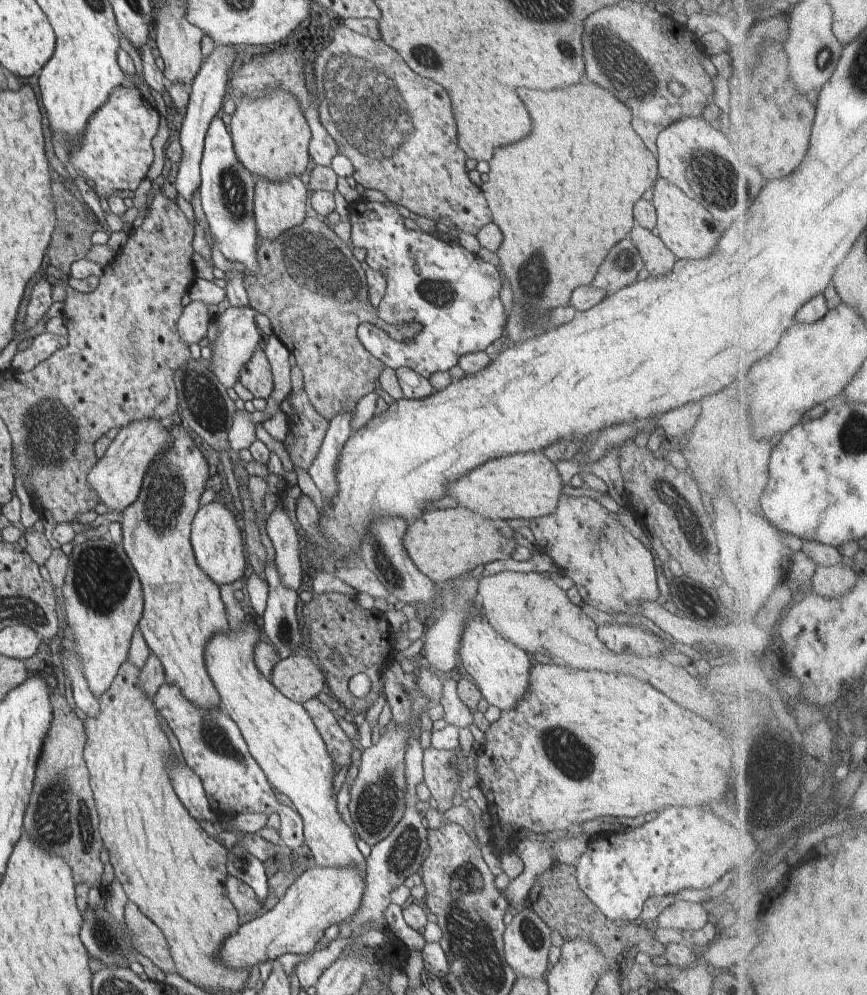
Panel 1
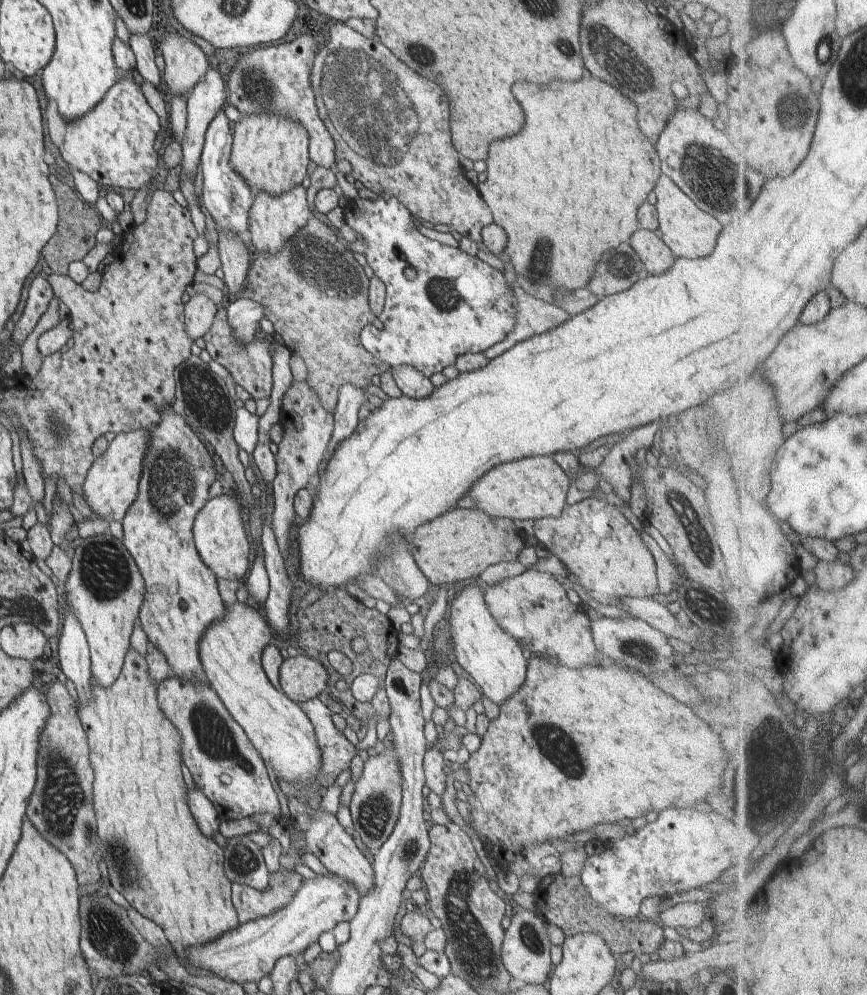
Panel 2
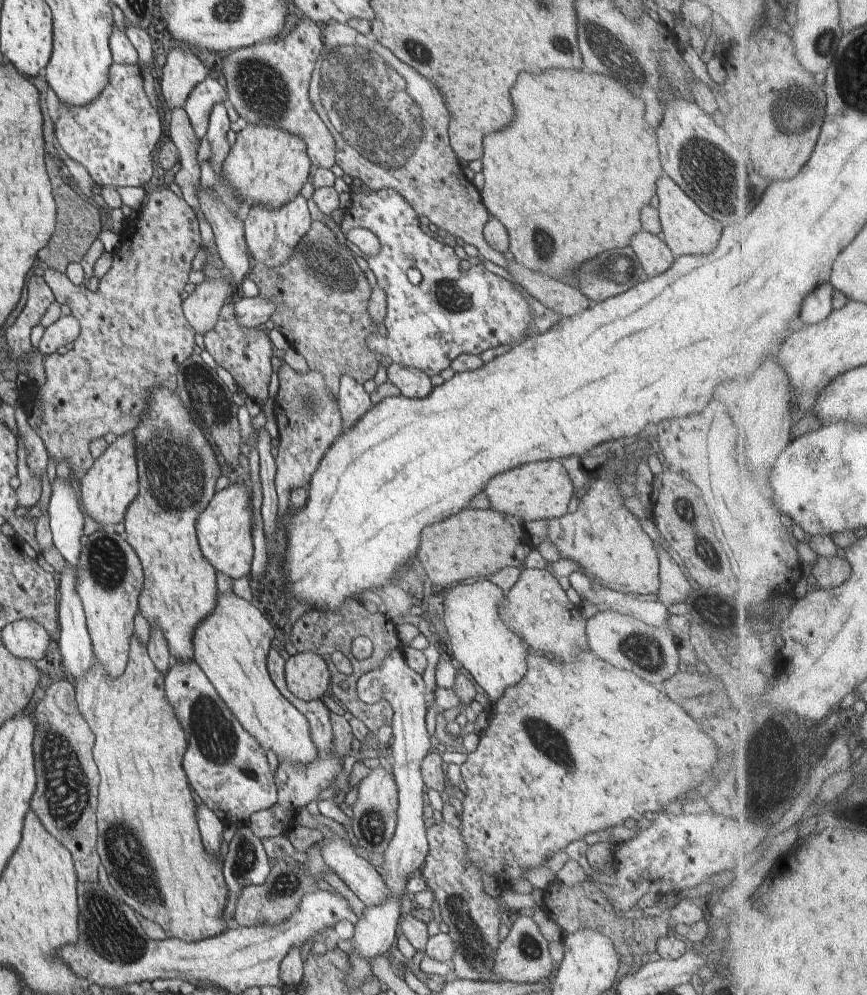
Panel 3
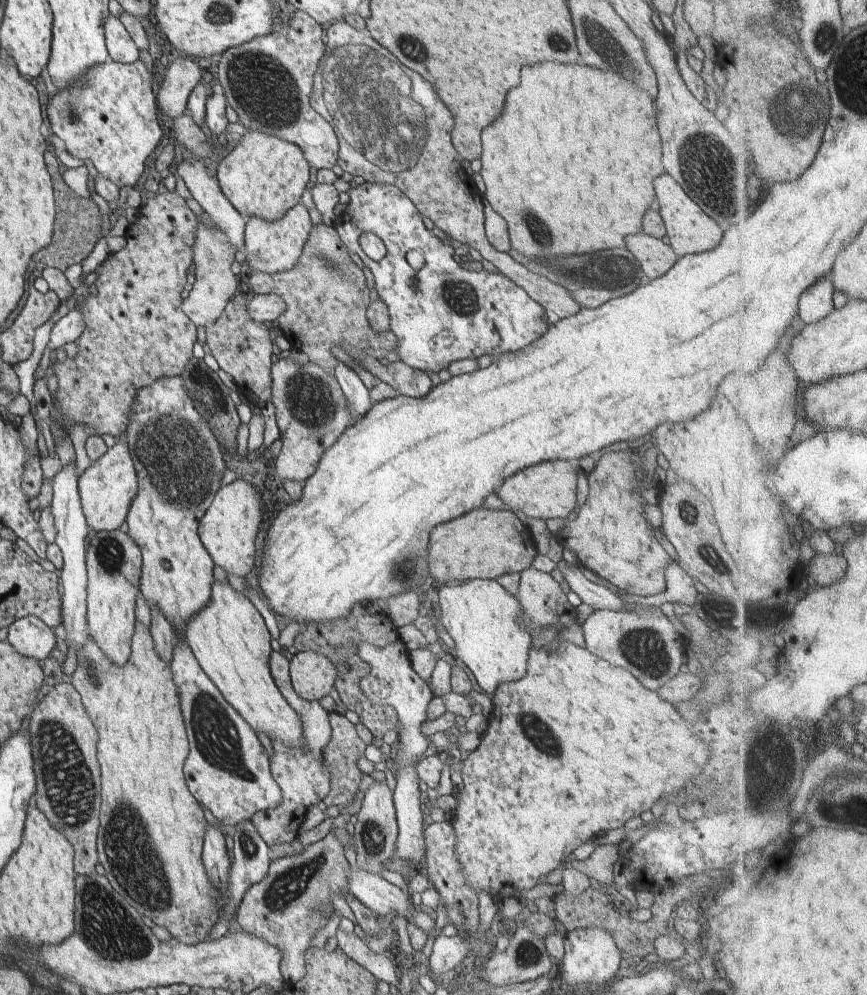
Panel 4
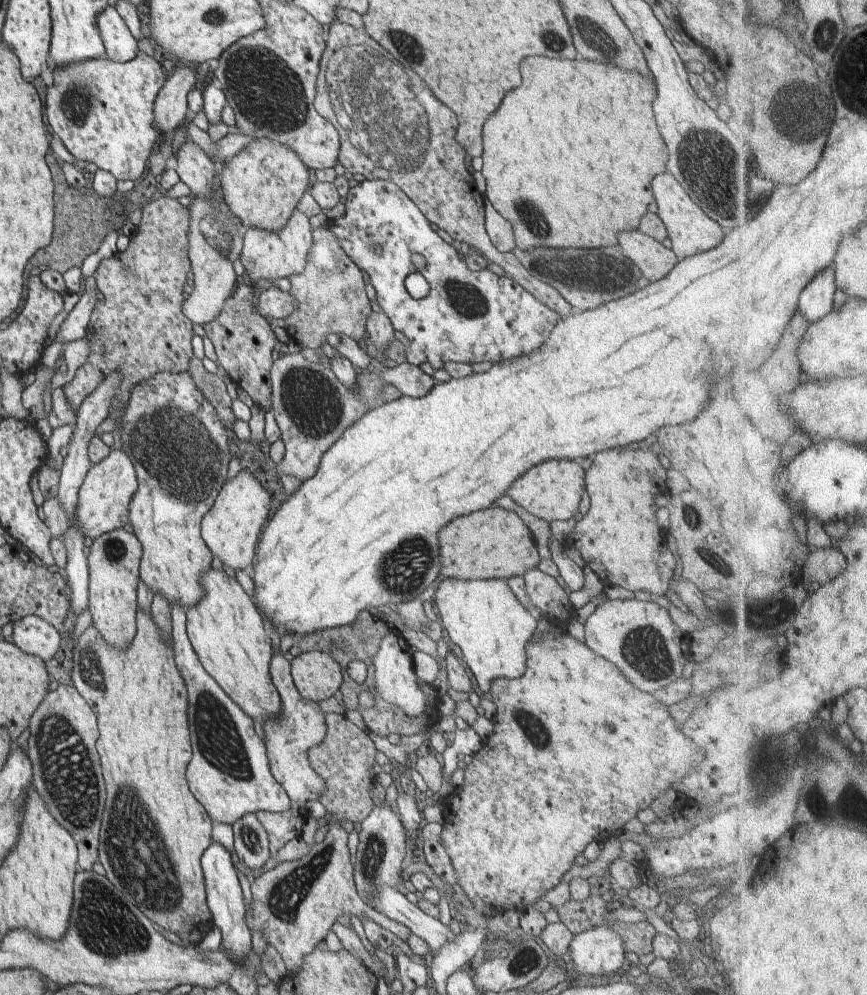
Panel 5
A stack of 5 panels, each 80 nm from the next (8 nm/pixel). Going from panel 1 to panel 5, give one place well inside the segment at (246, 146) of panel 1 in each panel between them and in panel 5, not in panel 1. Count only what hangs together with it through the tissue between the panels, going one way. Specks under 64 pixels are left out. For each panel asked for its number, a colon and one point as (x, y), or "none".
2: (271, 153)
3: (267, 166)
4: (263, 176)
5: (262, 185)

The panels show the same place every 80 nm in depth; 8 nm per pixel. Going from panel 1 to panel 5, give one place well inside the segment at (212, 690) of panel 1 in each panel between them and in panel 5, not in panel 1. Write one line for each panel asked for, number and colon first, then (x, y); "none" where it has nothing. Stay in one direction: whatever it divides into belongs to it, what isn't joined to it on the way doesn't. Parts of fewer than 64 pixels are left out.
2: (181, 599)
3: (177, 468)
4: (179, 465)
5: (178, 445)

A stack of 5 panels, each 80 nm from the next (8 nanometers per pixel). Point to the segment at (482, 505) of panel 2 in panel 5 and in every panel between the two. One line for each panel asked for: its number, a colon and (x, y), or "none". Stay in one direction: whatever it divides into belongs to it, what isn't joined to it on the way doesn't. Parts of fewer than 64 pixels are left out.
3: (540, 490)
4: (545, 490)
5: (552, 490)

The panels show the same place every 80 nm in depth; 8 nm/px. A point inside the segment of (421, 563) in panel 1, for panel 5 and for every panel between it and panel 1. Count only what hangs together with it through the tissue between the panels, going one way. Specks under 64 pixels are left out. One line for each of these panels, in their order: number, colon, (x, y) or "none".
2: (461, 544)
3: (475, 542)
4: (484, 544)
5: (496, 543)

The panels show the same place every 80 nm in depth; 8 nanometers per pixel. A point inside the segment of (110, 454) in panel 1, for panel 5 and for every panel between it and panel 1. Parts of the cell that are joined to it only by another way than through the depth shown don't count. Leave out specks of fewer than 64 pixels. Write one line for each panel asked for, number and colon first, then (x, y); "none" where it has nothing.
2: (111, 485)
3: (108, 487)
4: (107, 487)
5: (103, 500)

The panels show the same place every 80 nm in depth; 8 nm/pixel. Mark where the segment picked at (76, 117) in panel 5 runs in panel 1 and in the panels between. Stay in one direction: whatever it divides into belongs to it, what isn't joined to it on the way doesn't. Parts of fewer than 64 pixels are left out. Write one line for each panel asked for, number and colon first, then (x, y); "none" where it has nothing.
1: (115, 153)
2: (113, 143)
3: (114, 136)
4: (110, 117)

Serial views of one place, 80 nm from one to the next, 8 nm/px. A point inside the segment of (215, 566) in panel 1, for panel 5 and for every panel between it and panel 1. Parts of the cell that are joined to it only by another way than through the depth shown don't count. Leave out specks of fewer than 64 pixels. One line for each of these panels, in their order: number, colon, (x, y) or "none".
2: (221, 535)
3: (224, 530)
4: (228, 530)
5: (231, 529)

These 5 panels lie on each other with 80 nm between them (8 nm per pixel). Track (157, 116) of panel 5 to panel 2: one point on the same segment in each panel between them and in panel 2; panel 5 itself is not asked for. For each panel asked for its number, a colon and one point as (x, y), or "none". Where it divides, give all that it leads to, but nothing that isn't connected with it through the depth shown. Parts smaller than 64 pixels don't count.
2: (185, 64)
3: (183, 70)
4: (183, 74)

